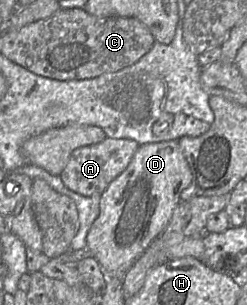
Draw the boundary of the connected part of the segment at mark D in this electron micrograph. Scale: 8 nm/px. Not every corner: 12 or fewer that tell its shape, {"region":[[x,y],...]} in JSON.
{"region":[[178,140],[140,145],[86,250],[123,277],[192,181]]}

